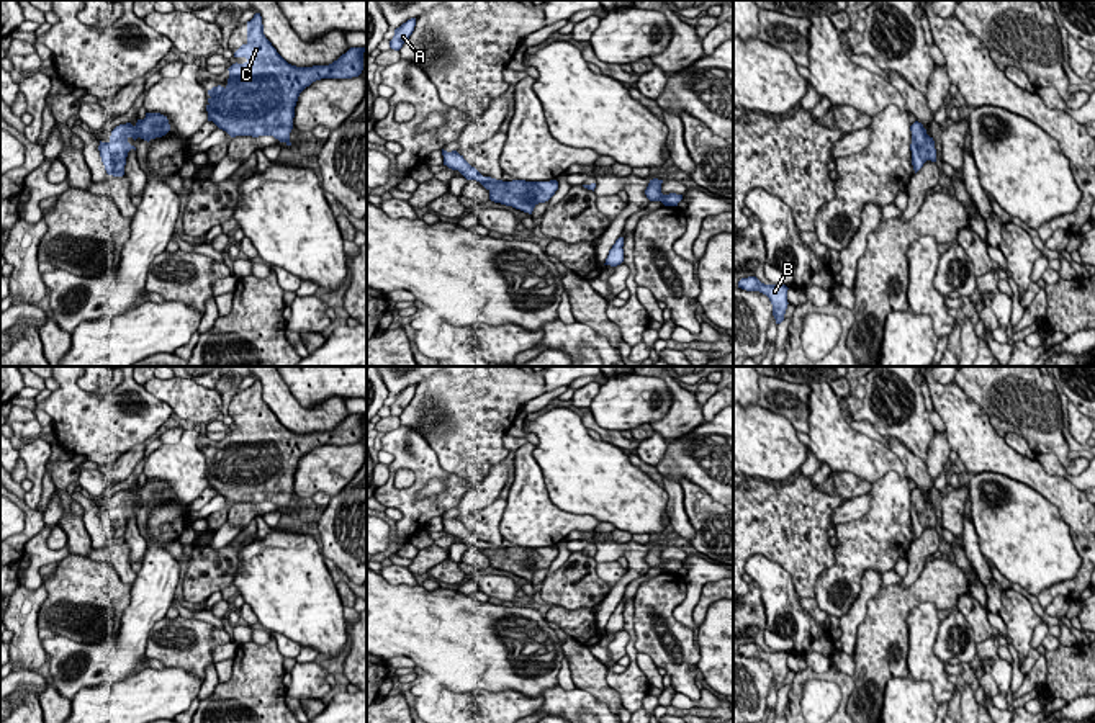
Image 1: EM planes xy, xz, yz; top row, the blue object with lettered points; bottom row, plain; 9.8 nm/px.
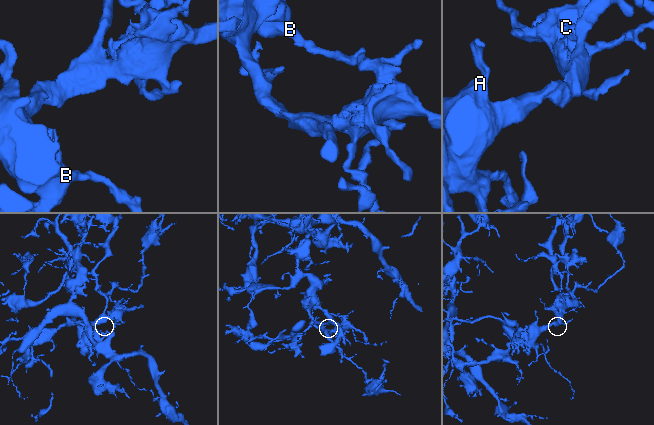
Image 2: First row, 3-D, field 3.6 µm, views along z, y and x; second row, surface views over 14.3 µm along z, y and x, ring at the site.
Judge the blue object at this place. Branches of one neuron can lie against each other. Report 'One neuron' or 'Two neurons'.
One neuron

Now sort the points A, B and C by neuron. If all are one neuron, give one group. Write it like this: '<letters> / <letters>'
A B C

